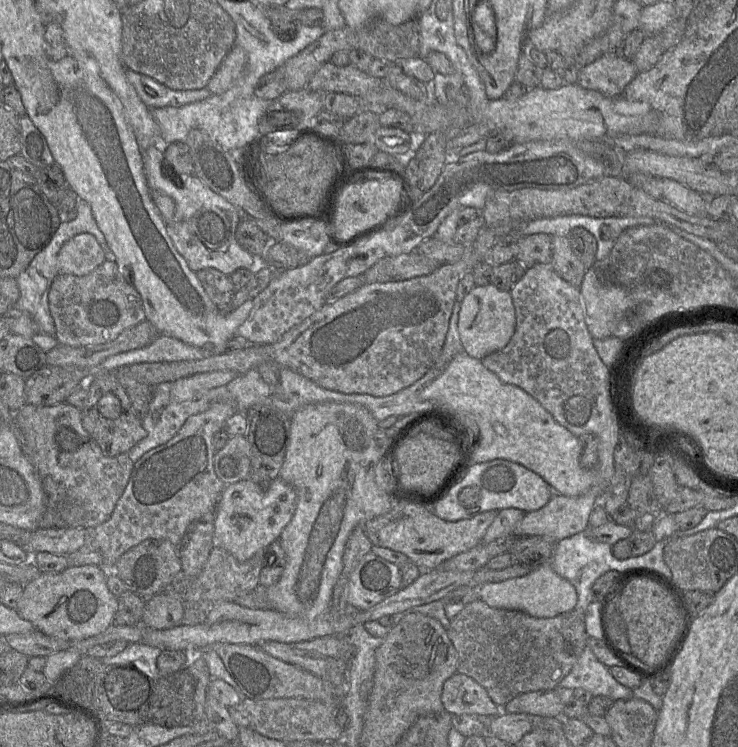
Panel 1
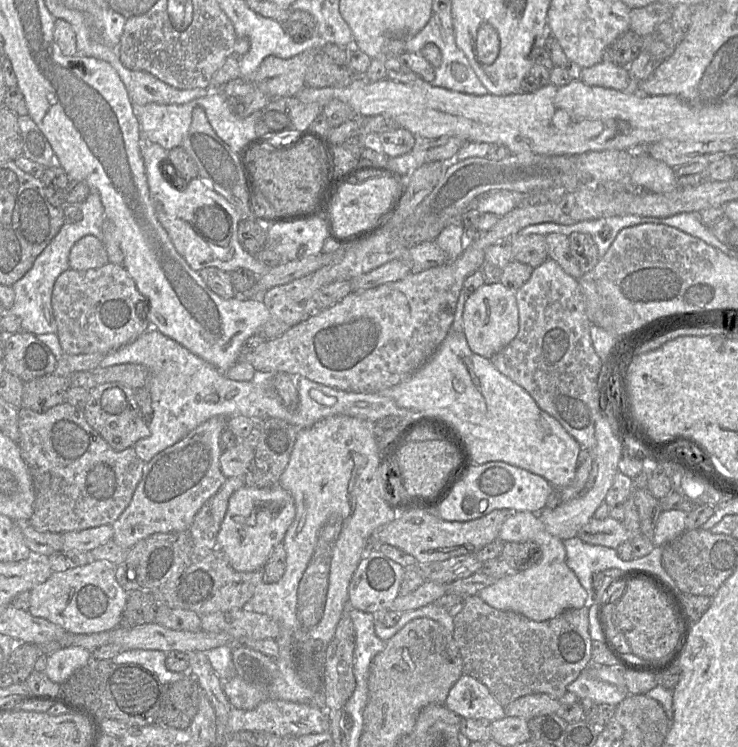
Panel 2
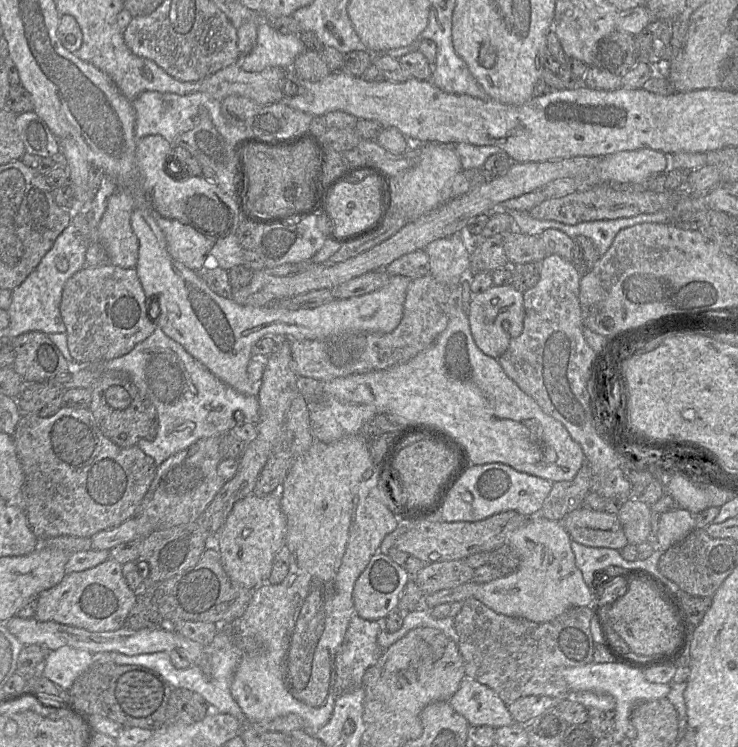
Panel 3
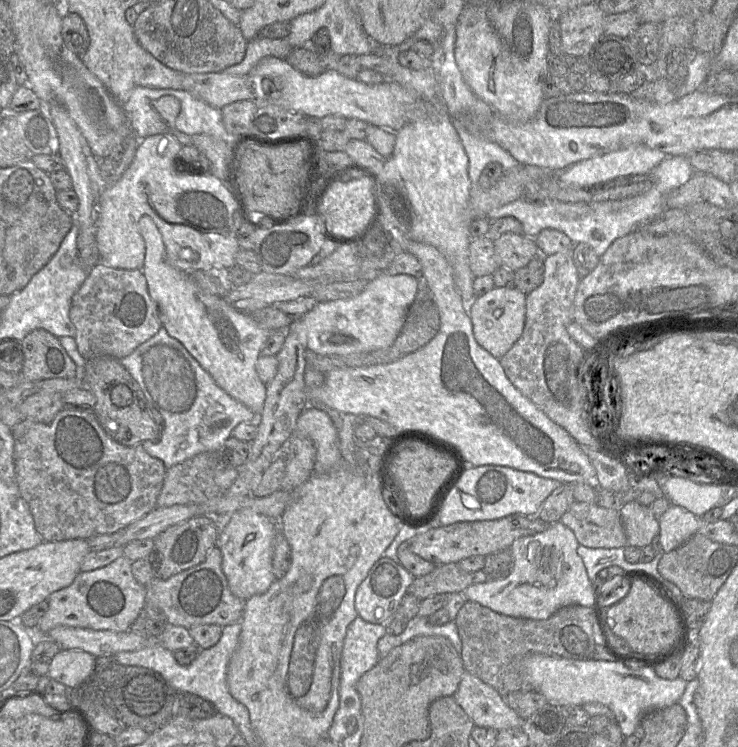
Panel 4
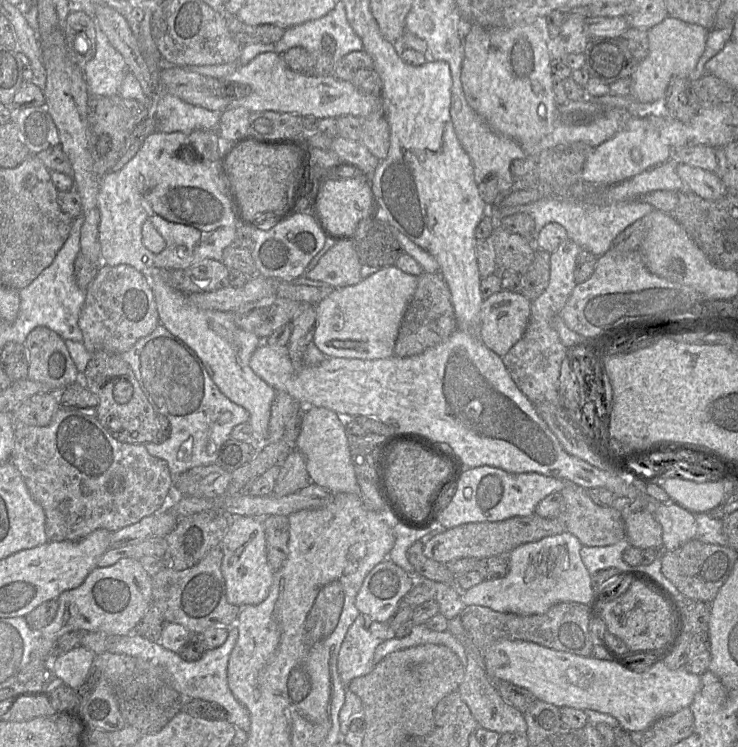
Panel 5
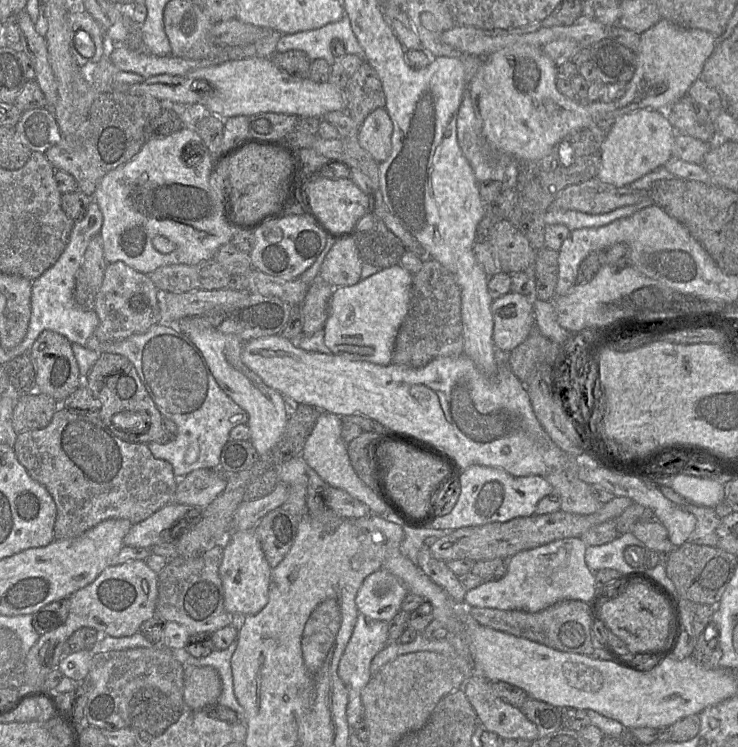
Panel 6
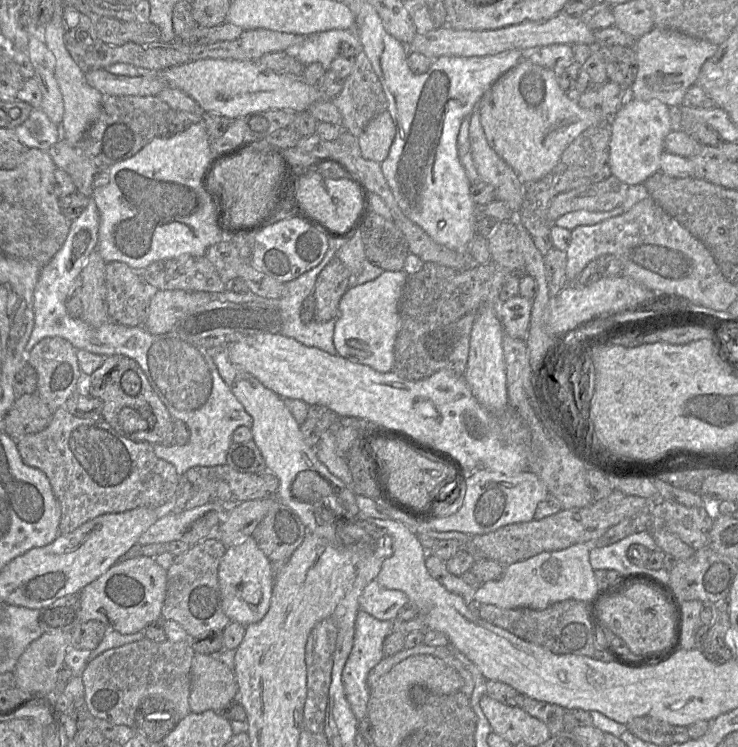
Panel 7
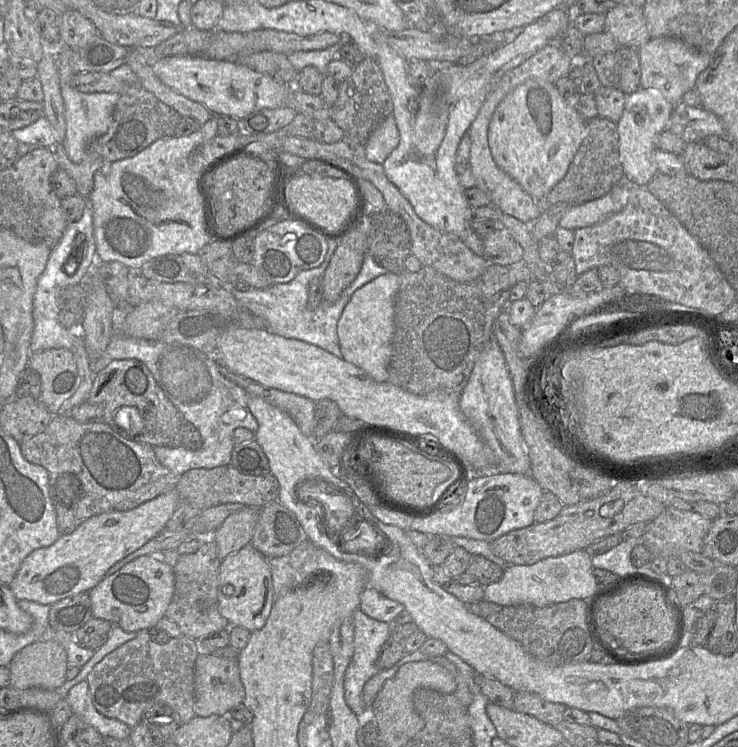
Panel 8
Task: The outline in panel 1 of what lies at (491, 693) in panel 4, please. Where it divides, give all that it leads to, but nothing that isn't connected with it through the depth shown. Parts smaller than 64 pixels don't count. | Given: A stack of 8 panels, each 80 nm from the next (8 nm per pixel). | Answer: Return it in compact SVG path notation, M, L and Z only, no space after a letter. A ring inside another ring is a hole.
M458 672L444 682L441 702L444 711L452 715L496 717L502 709L491 700L483 687Z

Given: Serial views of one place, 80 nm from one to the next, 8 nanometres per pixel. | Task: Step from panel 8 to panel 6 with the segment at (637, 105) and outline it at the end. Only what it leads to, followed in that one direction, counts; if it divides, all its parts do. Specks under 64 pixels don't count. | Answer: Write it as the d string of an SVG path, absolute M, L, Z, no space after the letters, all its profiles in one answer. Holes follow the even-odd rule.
M640 109L617 118L602 144L601 167L597 179L615 186L633 181L662 167L673 156L676 131L665 111Z

